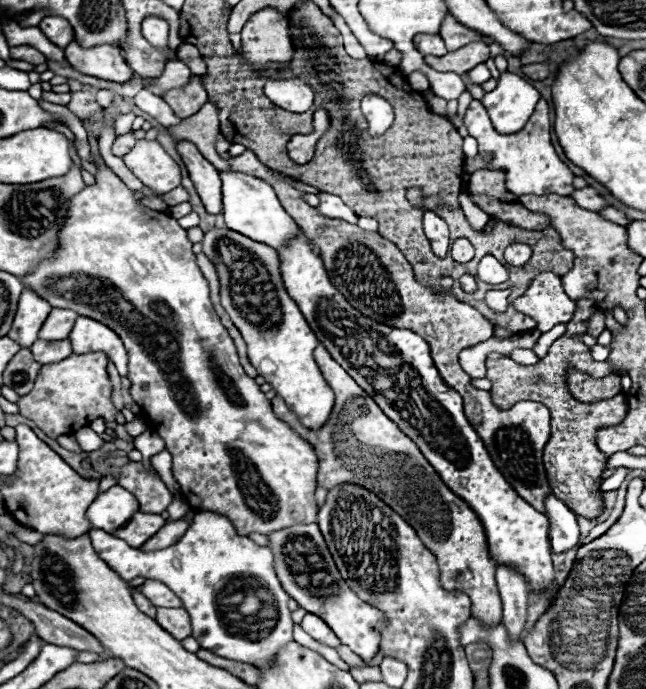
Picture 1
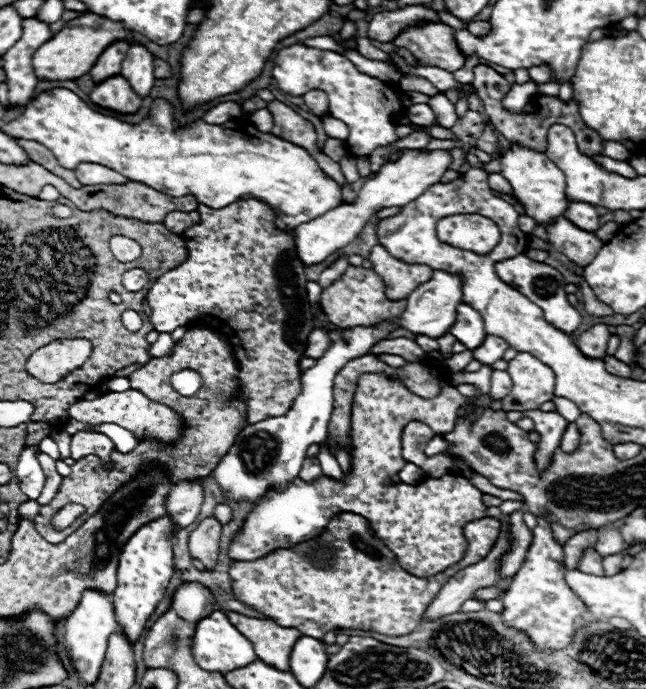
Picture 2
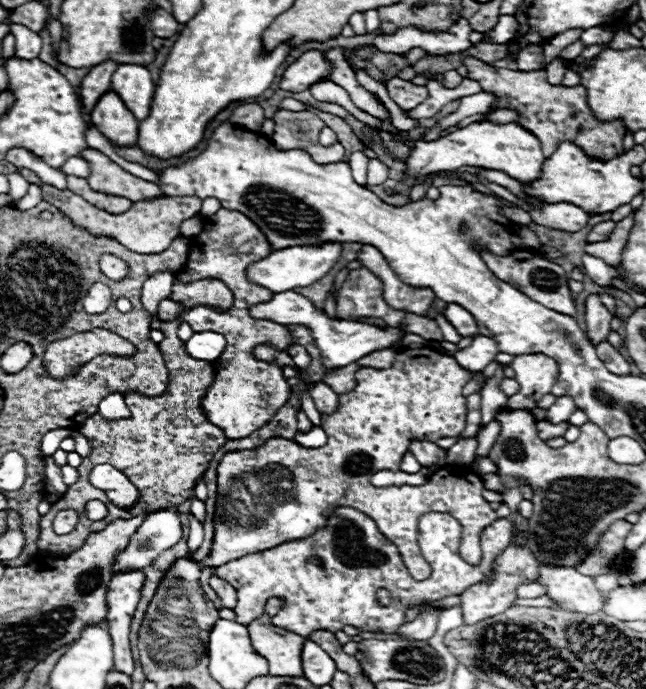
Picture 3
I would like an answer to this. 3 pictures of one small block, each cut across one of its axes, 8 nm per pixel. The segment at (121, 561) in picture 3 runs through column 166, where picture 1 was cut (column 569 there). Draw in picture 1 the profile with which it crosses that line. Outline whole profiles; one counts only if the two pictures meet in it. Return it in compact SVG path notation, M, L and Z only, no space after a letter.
M554 494L546 496L546 516L550 520L550 544L554 554L562 554L578 544L580 532L578 532L578 522L576 514Z

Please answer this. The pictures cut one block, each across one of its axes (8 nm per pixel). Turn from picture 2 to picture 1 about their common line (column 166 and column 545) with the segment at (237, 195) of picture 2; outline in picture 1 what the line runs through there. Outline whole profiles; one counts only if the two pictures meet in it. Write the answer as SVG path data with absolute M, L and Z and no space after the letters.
M474 100L463 118L463 123L468 128L468 134L478 140L478 152L482 156L488 156L488 170L500 170L506 176L506 188L516 194L562 194L562 196L572 196L576 190L572 186L574 174L572 170L560 160L556 154L552 142L550 142L550 118L548 118L548 104L546 100L540 100L536 104L534 114L530 116L528 124L516 132L514 136L500 136L494 128L486 108L482 102Z

